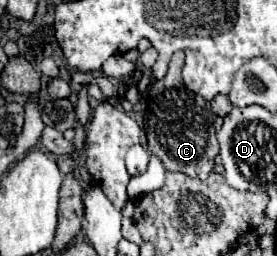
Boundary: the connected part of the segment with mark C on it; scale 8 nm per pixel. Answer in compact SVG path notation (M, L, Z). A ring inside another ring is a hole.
M175 52L169 62L169 72L163 80L151 84L149 104L145 112L145 132L147 132L147 148L155 154L167 170L183 172L187 176L197 176L205 180L213 170L213 158L219 154L219 142L215 138L215 114L207 100L187 90L181 78L183 70L183 52Z

